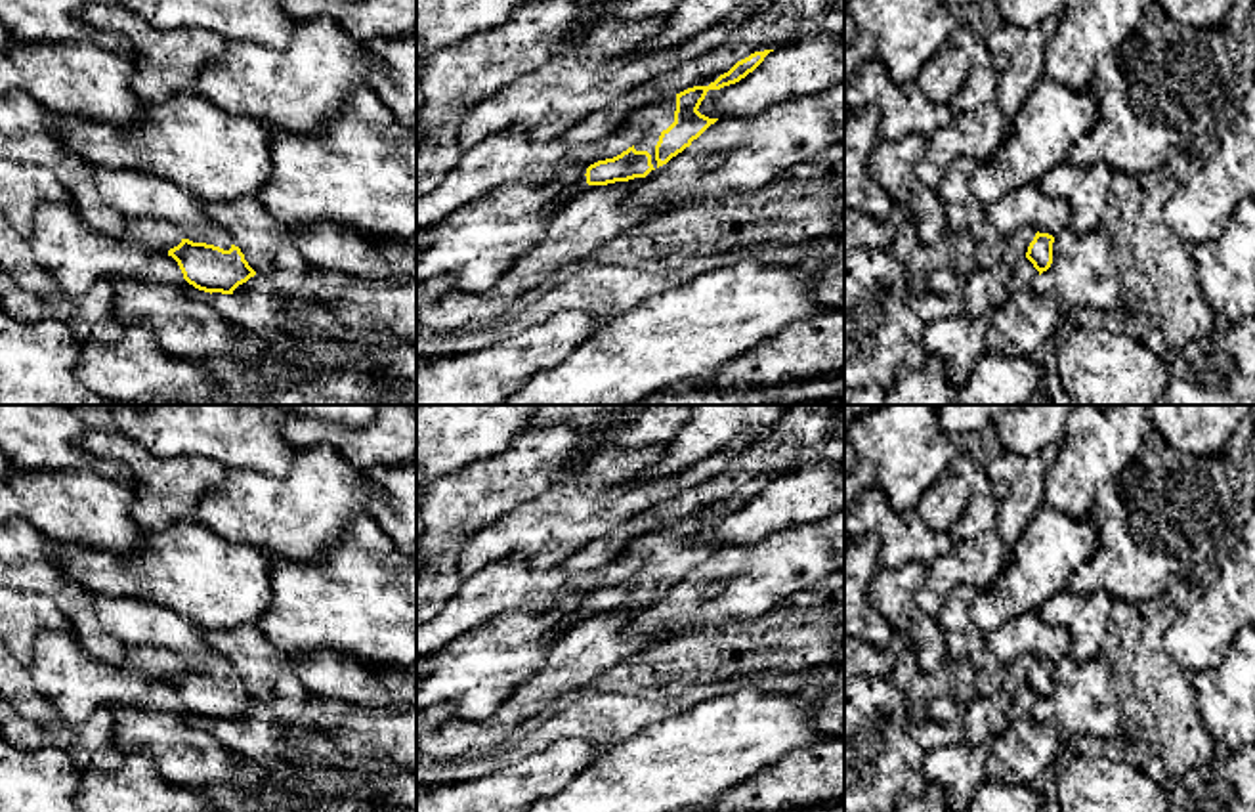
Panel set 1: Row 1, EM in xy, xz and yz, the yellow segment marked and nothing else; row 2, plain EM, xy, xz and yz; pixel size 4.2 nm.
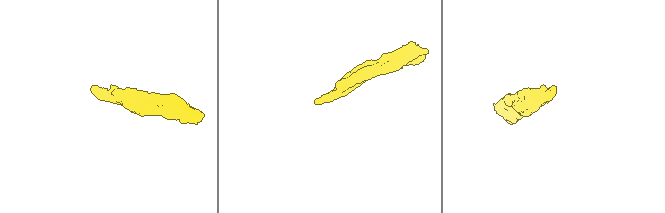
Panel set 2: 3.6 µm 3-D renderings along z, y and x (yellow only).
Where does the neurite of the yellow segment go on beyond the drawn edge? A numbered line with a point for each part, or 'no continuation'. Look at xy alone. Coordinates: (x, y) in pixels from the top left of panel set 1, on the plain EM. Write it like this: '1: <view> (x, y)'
1: xy (136, 623)

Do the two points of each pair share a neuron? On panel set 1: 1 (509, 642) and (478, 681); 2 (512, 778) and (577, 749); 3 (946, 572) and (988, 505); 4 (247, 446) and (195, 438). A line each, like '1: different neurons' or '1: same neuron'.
1: same neuron
2: same neuron
3: same neuron
4: same neuron

